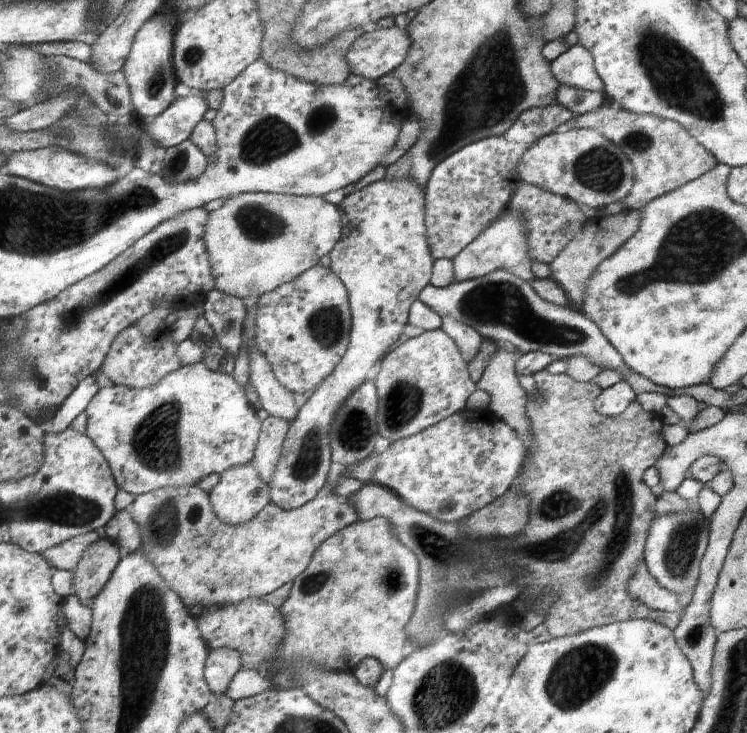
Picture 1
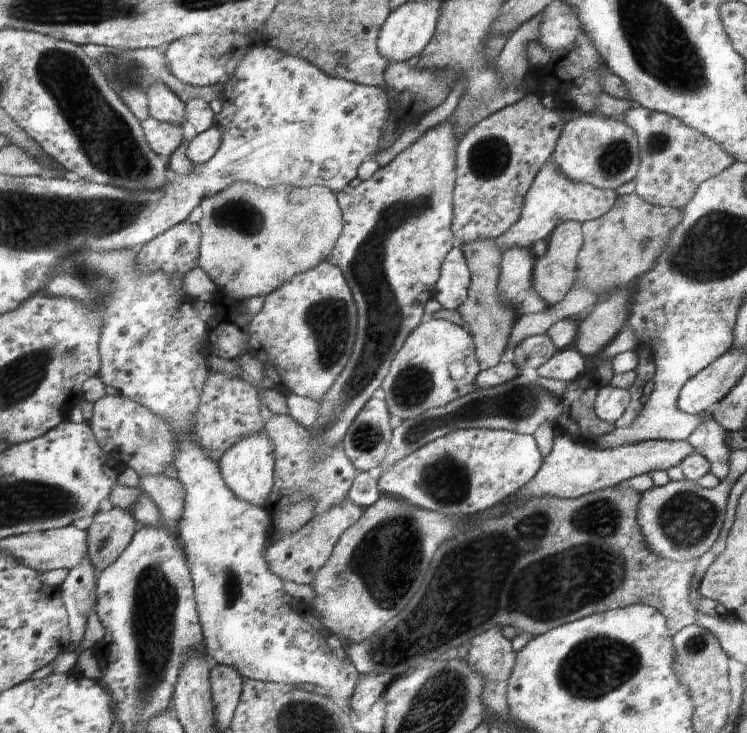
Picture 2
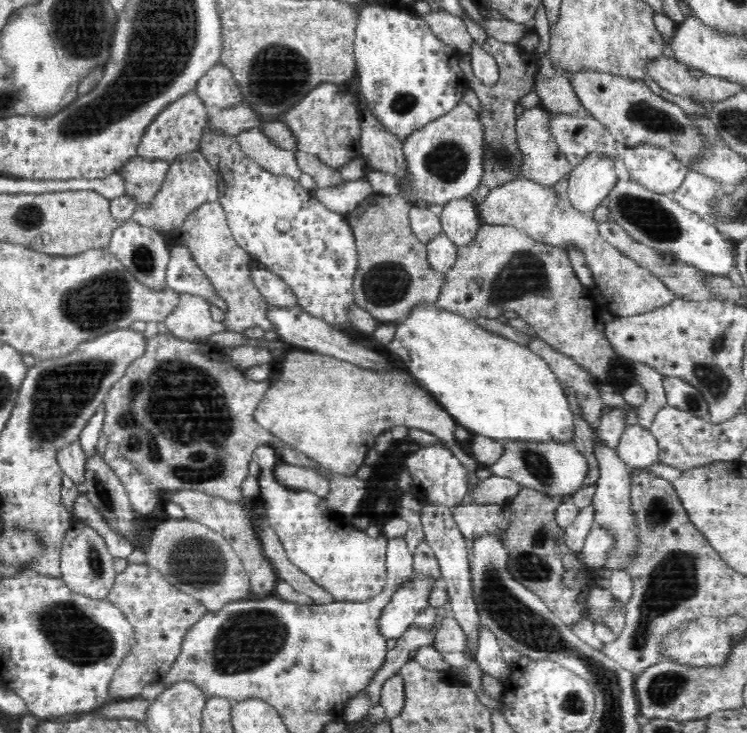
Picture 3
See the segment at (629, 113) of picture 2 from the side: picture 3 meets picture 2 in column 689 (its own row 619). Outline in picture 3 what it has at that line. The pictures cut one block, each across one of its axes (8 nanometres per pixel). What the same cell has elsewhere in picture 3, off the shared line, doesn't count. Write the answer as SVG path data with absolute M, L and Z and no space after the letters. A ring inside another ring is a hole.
M128 564L115 576L107 601L122 611L135 632L135 644L115 672L109 686L114 700L138 698L146 684L162 682L182 652L182 640L189 628L207 614L207 608L193 596L179 591L161 572L147 564Z

